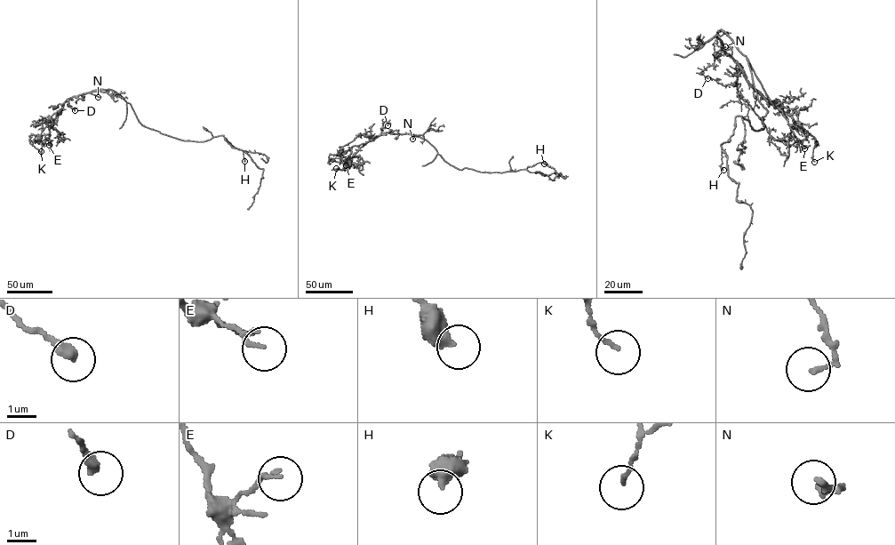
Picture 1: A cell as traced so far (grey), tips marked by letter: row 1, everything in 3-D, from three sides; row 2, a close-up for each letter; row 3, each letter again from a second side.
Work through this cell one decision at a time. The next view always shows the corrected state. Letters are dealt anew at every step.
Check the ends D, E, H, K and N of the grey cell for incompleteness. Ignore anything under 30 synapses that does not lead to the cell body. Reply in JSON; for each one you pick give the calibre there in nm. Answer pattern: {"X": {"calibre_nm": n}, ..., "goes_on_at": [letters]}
{"goes_on_at": []}

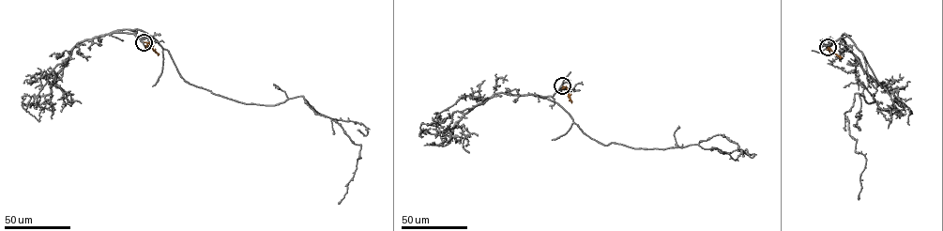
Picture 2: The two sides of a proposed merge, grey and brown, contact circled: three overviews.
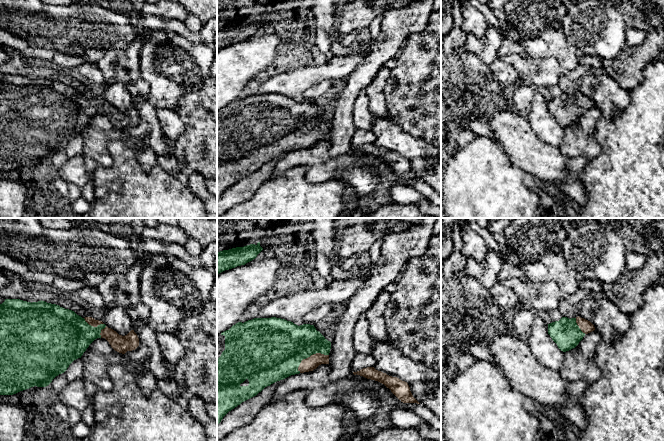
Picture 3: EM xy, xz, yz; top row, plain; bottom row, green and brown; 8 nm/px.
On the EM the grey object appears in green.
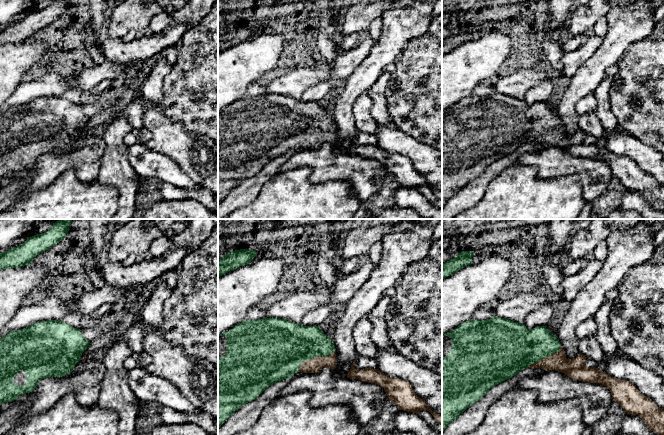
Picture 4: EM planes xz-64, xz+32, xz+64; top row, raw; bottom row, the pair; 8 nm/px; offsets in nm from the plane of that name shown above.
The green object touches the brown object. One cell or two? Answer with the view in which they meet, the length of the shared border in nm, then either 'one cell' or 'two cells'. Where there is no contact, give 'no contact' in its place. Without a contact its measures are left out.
meets green in xz; contact 280 nm long; one cell

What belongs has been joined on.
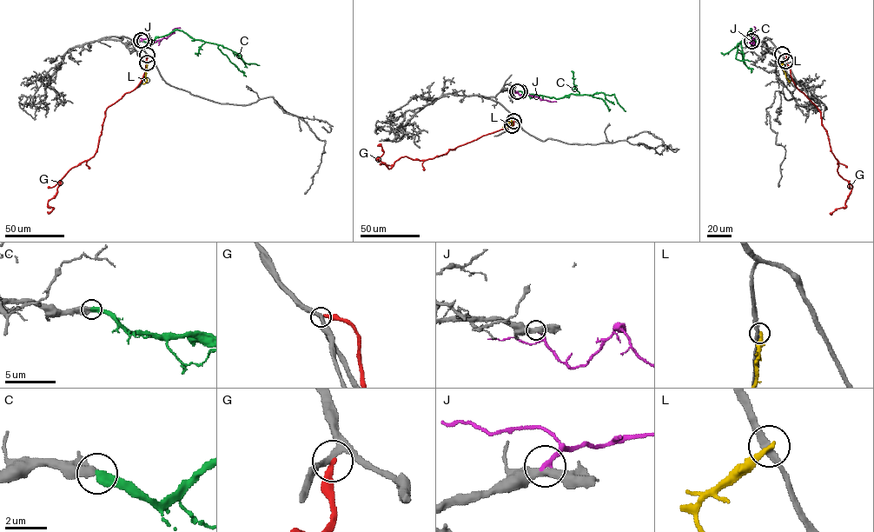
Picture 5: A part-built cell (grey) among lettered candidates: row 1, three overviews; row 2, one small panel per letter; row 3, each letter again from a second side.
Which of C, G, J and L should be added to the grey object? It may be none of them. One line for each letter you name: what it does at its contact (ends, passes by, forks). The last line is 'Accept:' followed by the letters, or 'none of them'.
C: It ends there
Accept: C

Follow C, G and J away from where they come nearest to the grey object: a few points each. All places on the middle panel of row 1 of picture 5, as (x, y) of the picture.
C: (519, 90), (557, 99), (571, 94), (614, 94), (617, 103), (625, 111)
G: (513, 121), (506, 128), (433, 158), (402, 156), (390, 169), (377, 159), (383, 153), (377, 146)
J: (517, 91), (520, 96), (526, 91), (542, 100), (556, 102)

